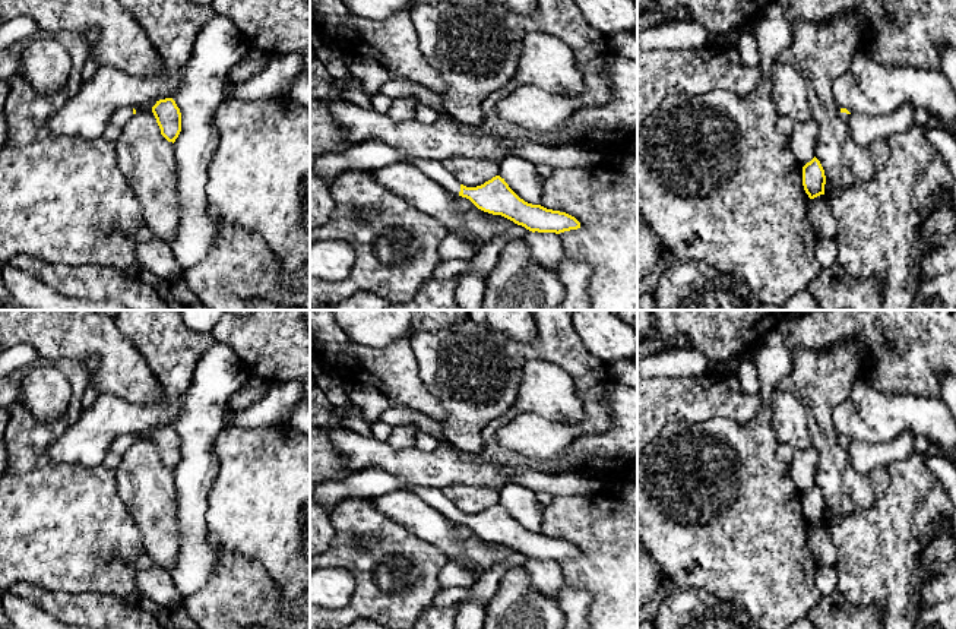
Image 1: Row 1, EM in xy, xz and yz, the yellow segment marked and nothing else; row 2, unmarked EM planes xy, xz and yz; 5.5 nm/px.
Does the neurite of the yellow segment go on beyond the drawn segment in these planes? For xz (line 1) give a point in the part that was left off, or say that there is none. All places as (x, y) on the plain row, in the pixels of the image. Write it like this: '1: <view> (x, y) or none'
1: xz (373, 481)

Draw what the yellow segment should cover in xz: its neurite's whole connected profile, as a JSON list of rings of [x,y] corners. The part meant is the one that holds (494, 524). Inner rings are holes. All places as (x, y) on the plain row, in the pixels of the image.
[[[370,467],[352,472],[348,478],[338,483],[327,483],[317,489],[314,497],[327,511],[346,497],[371,499],[387,491],[405,489],[415,493],[421,500],[444,513],[450,521],[469,527],[478,537],[501,543],[517,553],[535,560],[564,560],[580,556],[580,550],[560,538],[547,537],[520,527],[501,506],[493,505],[477,515],[459,512],[436,487],[420,487],[403,483],[390,472]]]

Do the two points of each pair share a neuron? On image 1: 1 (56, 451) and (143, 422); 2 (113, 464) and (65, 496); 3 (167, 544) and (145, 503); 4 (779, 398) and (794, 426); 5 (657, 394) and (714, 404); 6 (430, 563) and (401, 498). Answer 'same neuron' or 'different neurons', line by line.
1: same neuron
2: different neurons
3: same neuron
4: same neuron
5: same neuron
6: different neurons

